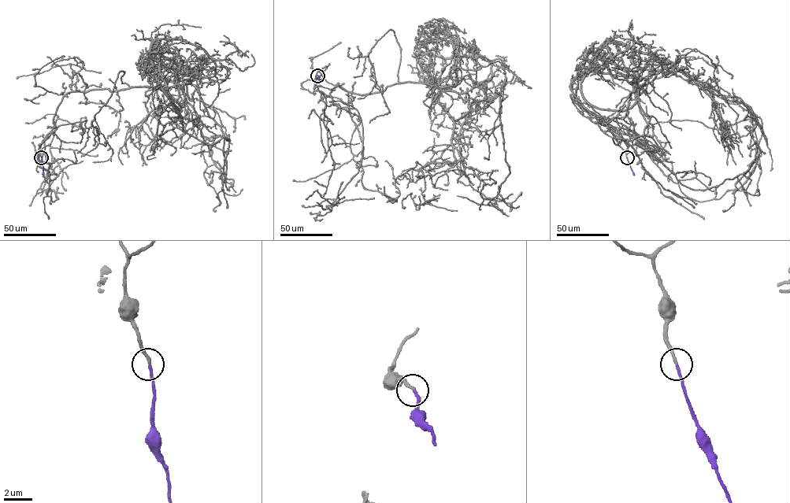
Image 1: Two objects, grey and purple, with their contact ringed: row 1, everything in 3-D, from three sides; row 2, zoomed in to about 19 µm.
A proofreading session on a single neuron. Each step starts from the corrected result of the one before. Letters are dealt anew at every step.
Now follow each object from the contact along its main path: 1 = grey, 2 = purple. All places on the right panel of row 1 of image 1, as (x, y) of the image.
1: (627, 157), (647, 132), (643, 84), (644, 137), (682, 184), (750, 164), (722, 211)
2: (627, 157), (634, 175)

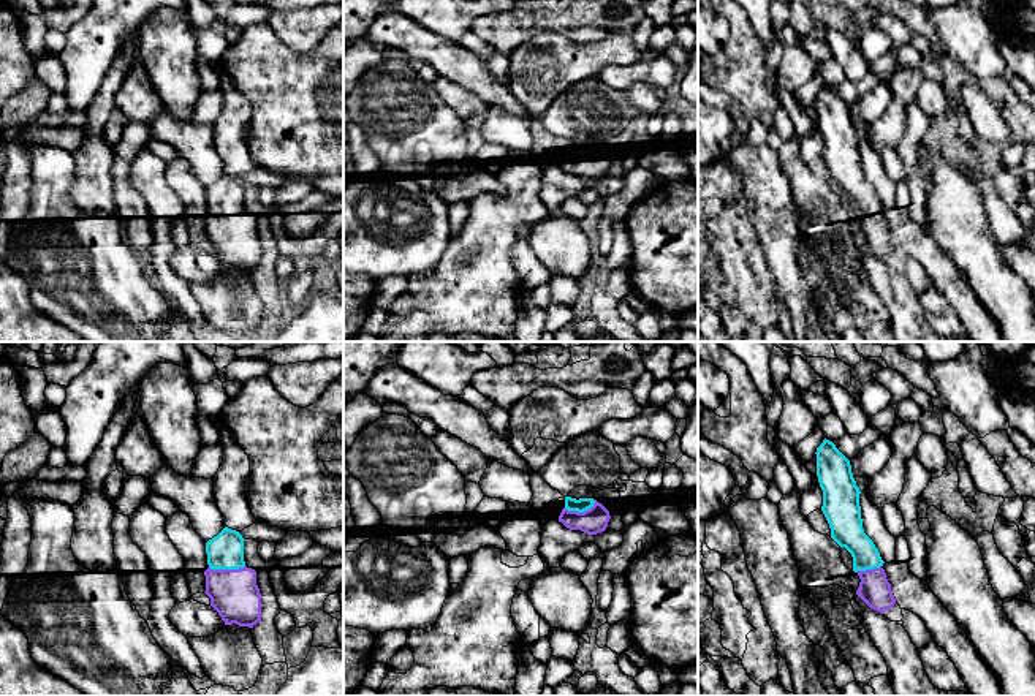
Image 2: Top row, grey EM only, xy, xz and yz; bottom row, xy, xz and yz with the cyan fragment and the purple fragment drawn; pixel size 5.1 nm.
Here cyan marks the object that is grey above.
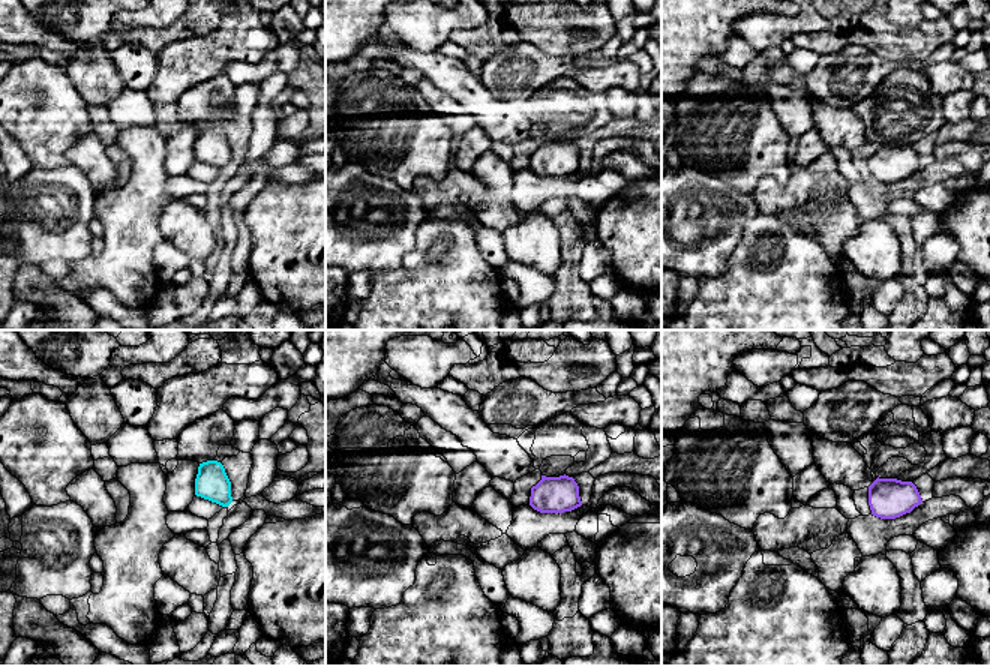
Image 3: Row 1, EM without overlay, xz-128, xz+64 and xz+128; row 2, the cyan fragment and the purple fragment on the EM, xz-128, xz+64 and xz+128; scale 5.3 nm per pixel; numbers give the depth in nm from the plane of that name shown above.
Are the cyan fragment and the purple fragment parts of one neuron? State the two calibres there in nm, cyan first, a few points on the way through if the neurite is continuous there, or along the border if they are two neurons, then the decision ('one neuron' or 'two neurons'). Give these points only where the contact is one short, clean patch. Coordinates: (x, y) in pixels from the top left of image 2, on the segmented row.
190 nm thick on the cyan side, 240 nm on the other; runs through xy (225, 551), (227, 568), (227, 579), (235, 595); one neuron

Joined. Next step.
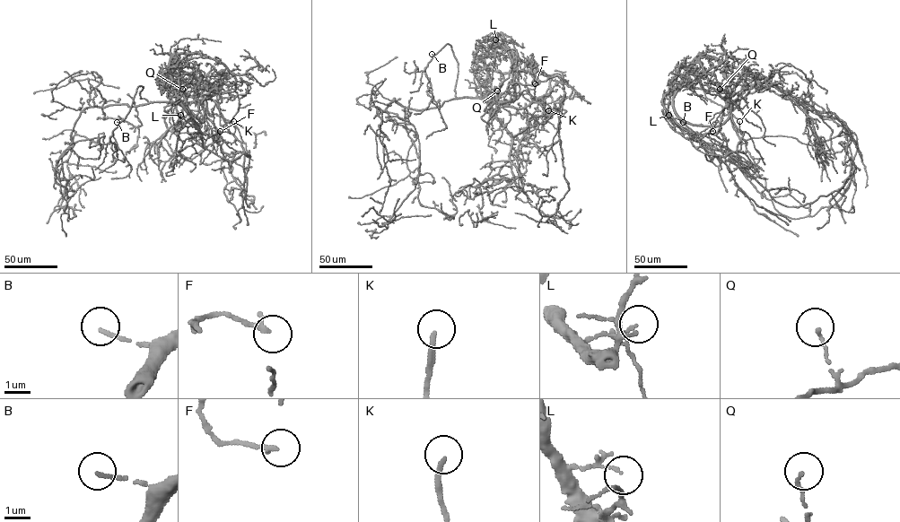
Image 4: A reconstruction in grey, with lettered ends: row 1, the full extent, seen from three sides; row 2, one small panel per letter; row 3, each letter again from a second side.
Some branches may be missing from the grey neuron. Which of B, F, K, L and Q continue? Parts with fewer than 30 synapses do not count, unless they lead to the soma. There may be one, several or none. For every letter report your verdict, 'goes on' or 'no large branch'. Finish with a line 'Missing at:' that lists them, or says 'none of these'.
B: goes on
F: no large branch
K: goes on
L: no large branch
Q: no large branch
Missing at: B, K

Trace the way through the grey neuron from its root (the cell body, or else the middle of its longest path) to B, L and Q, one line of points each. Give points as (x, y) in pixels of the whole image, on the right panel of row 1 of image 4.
B: (726, 102), (727, 98), (715, 91), (680, 87), (674, 95), (673, 105), (683, 122)
L: (726, 102), (731, 111), (719, 125), (684, 122), (673, 105), (682, 67), (670, 89), (668, 115)
Q: (726, 102), (728, 118), (716, 126), (691, 125), (676, 112), (673, 97), (686, 70), (728, 91), (720, 89)

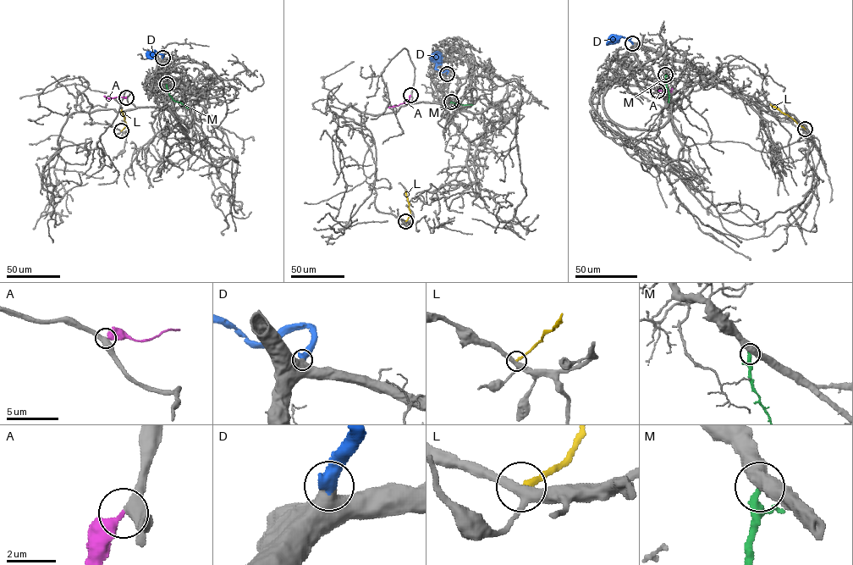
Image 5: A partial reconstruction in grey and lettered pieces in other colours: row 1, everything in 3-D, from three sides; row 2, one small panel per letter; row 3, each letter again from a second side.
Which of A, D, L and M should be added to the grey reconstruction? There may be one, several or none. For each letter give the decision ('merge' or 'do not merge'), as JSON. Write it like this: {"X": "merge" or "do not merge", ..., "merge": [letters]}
{"A": "merge", "D": "merge", "L": "do not merge", "M": "do not merge", "merge": ["A", "D"]}

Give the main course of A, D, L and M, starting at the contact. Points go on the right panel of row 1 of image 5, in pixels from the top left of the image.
A: (657, 91), (670, 91), (672, 88)
D: (632, 43), (629, 36), (617, 37), (606, 44)
L: (805, 129), (770, 104)
M: (665, 74), (668, 102)

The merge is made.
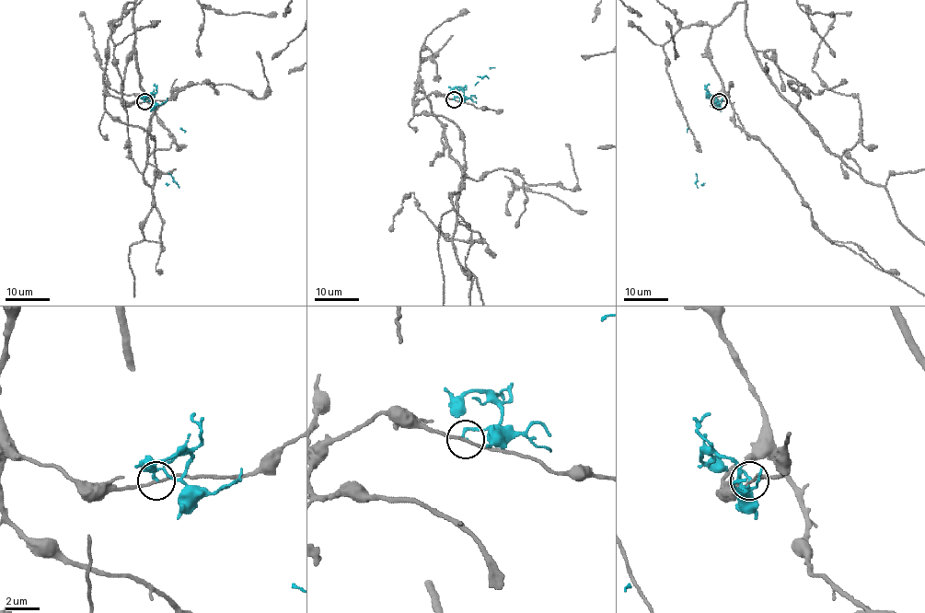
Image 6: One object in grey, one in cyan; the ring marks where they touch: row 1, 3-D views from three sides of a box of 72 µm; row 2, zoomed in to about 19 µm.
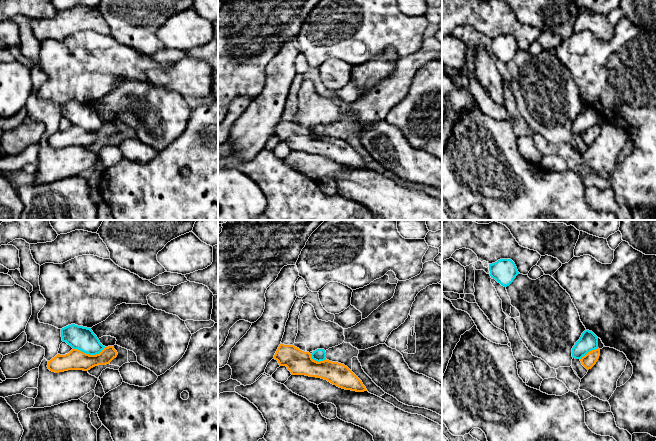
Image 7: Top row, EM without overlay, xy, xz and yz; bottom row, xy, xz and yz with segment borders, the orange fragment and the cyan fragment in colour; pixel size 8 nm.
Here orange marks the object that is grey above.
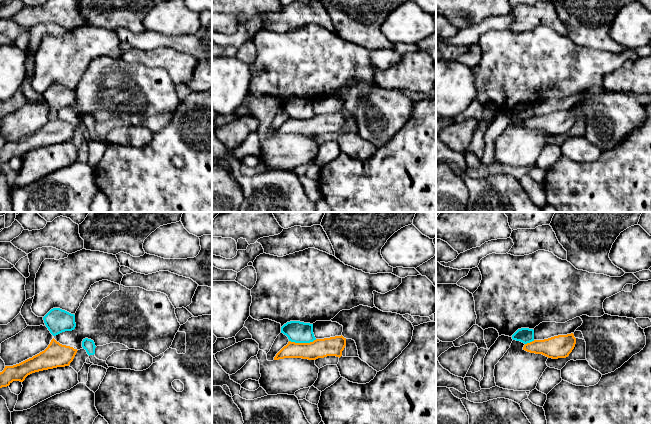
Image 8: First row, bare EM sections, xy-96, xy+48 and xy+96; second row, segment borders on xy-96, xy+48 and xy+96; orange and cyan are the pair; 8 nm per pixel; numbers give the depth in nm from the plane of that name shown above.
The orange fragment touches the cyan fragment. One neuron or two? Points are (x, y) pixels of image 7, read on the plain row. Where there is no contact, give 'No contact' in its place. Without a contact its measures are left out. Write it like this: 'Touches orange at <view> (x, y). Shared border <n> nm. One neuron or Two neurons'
Touches orange at xy (88, 130). Shared border 260 nm. Two neurons

